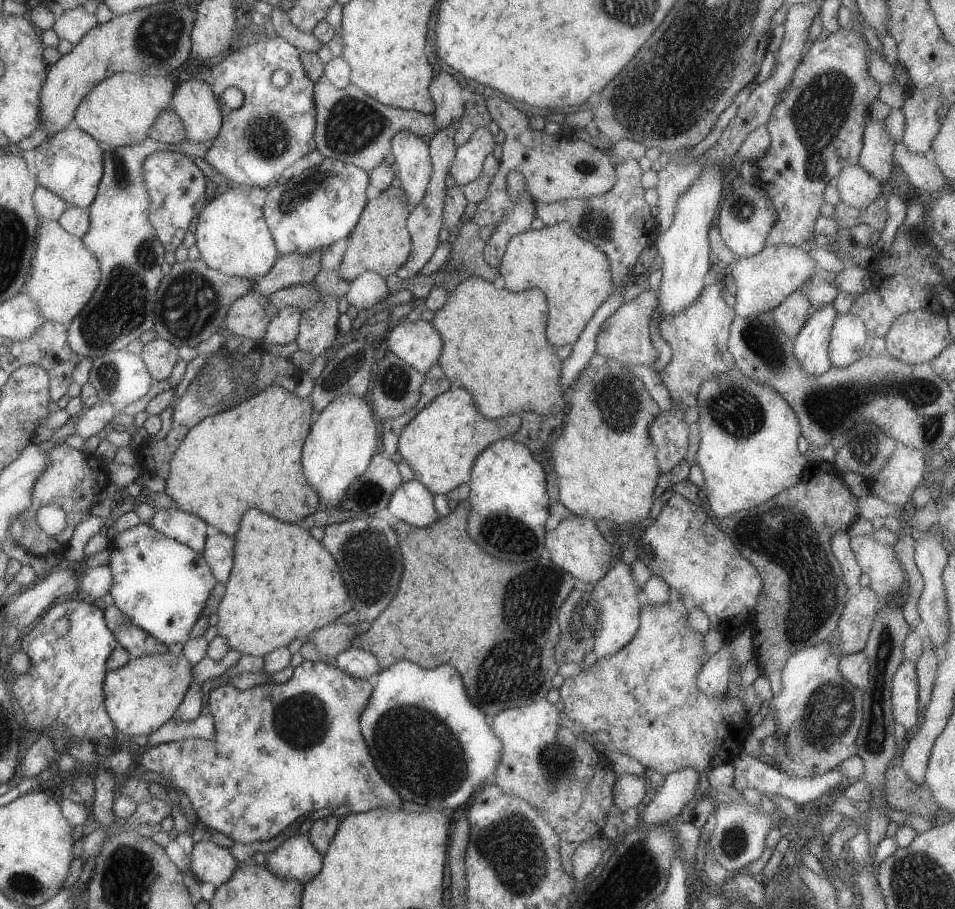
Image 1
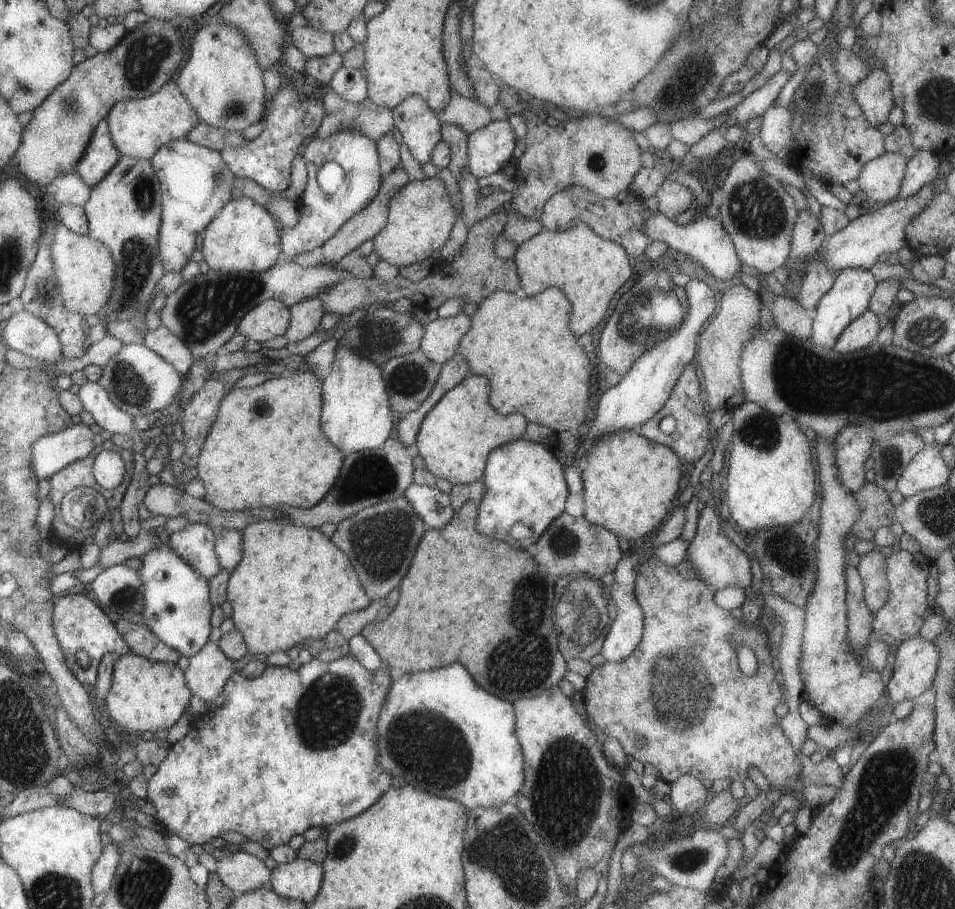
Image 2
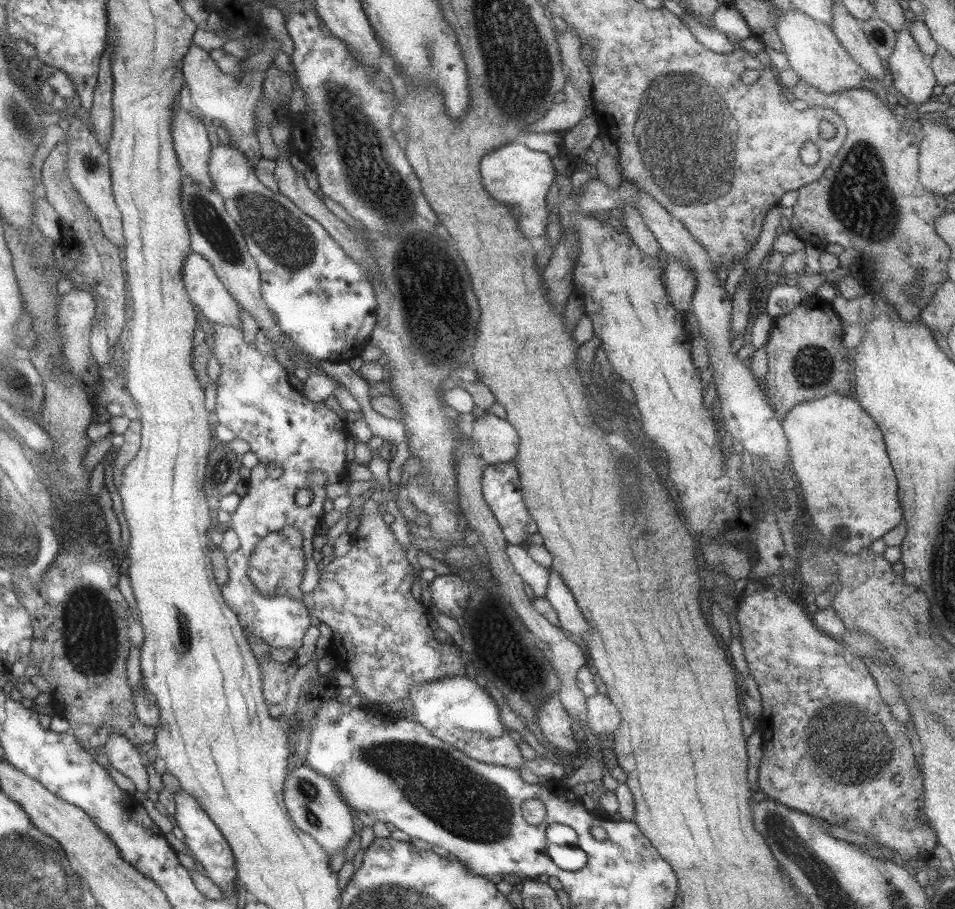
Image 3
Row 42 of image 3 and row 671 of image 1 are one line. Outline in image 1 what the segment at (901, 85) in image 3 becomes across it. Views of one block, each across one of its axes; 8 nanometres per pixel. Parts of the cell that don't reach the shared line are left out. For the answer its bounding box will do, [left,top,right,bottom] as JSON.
[889,660,919,730]

